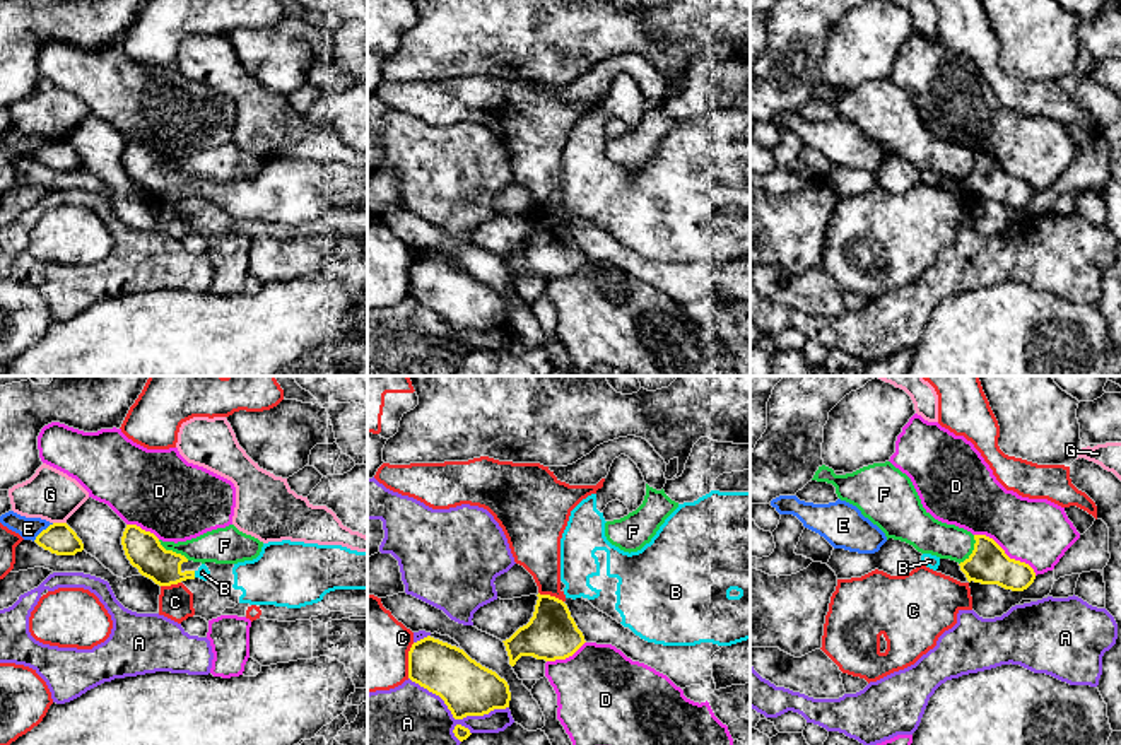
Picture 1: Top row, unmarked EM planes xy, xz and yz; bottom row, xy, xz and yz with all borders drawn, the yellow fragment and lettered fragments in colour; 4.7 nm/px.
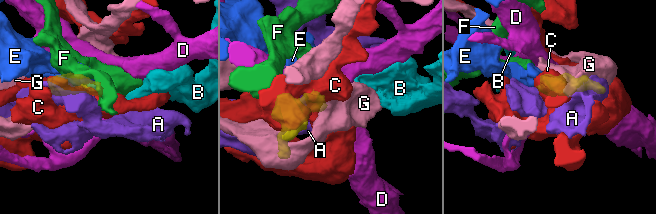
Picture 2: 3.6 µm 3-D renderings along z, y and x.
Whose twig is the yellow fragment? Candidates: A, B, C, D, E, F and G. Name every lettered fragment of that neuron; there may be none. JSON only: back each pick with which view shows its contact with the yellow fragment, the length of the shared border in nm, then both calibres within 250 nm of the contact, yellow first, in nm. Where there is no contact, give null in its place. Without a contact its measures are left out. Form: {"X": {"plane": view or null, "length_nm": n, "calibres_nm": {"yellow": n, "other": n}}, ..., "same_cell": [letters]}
{"B": {"plane": "xy", "length_nm": 30, "calibres_nm": {"yellow": 160, "other": 60}}, "same_cell": ["B"]}

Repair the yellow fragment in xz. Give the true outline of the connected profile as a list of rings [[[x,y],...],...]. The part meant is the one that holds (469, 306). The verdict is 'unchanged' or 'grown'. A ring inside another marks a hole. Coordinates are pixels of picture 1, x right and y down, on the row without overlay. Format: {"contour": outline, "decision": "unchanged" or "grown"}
{"contour": [[[431,253],[412,261],[408,296],[439,313],[455,337],[509,325],[511,309],[504,296],[463,267]]], "decision": "unchanged"}

